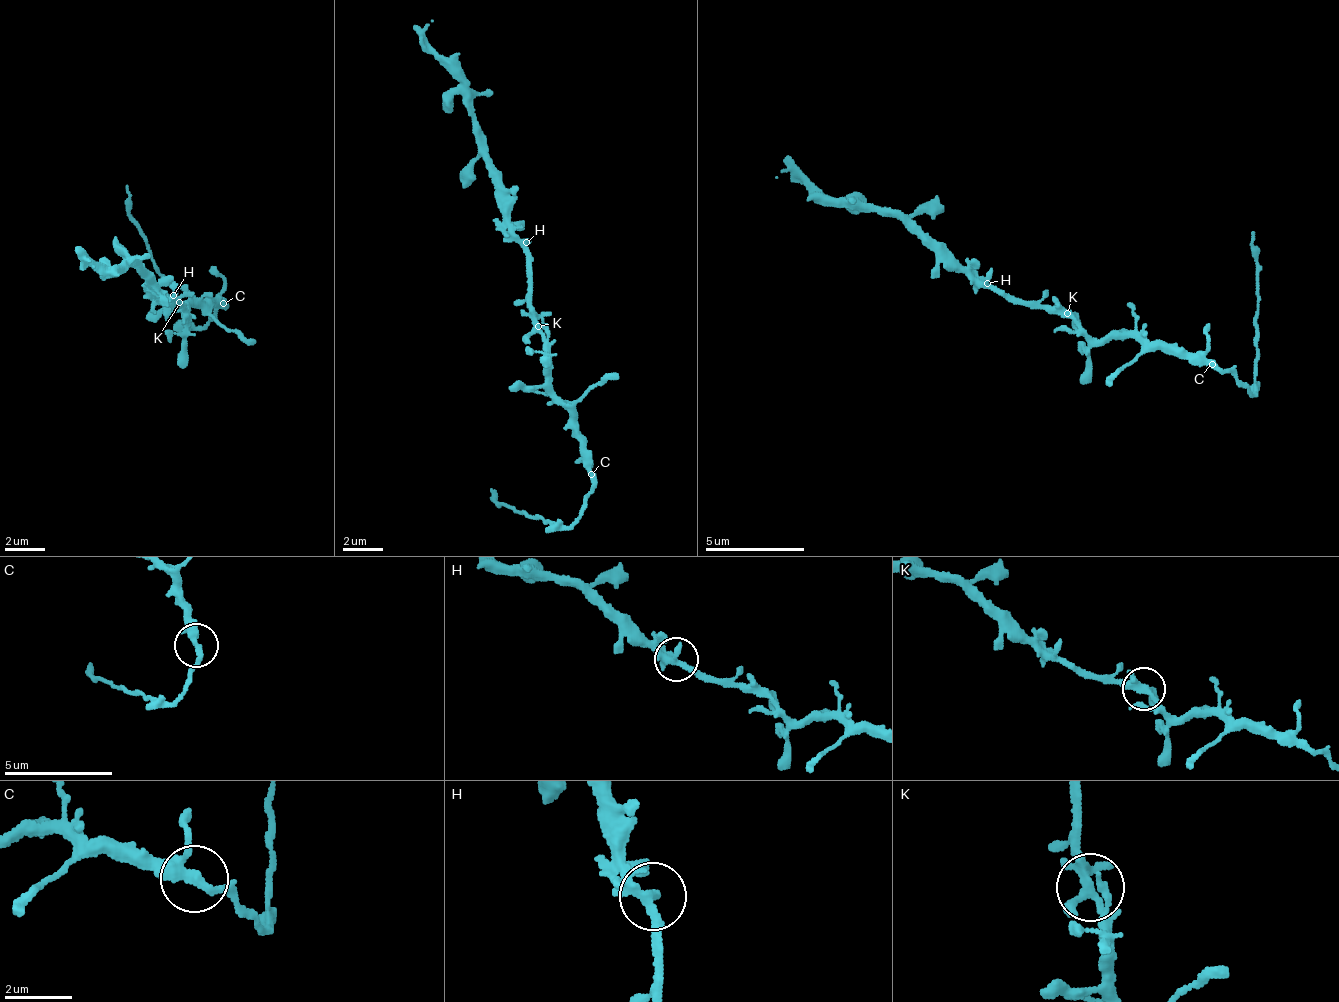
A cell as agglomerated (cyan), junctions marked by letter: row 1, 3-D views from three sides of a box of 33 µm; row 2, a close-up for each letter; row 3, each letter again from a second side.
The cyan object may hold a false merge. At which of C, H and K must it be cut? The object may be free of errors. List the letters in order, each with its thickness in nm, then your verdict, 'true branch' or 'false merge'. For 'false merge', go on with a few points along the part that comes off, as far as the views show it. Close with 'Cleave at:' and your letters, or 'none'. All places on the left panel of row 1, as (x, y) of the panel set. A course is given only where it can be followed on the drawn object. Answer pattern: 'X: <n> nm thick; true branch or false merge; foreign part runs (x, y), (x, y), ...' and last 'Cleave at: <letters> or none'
C: 280 nm thick; false merge; foreign part runs (222, 302), (215, 318), (195, 324), (150, 256), (125, 186)
H: 240 nm thick; true branch
K: 280 nm thick; true branch
Cleave at: C

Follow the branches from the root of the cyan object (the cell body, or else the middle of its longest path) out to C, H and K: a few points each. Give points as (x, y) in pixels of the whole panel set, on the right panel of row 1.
C: (1077, 335), (1092, 335), (1097, 339), (1137, 335), (1152, 344), (1177, 345), (1213, 363)
H: (1077, 335), (1057, 312), (1027, 308), (1022, 303), (1007, 303), (987, 283)
K: (1077, 335), (1077, 325), (1067, 313)

